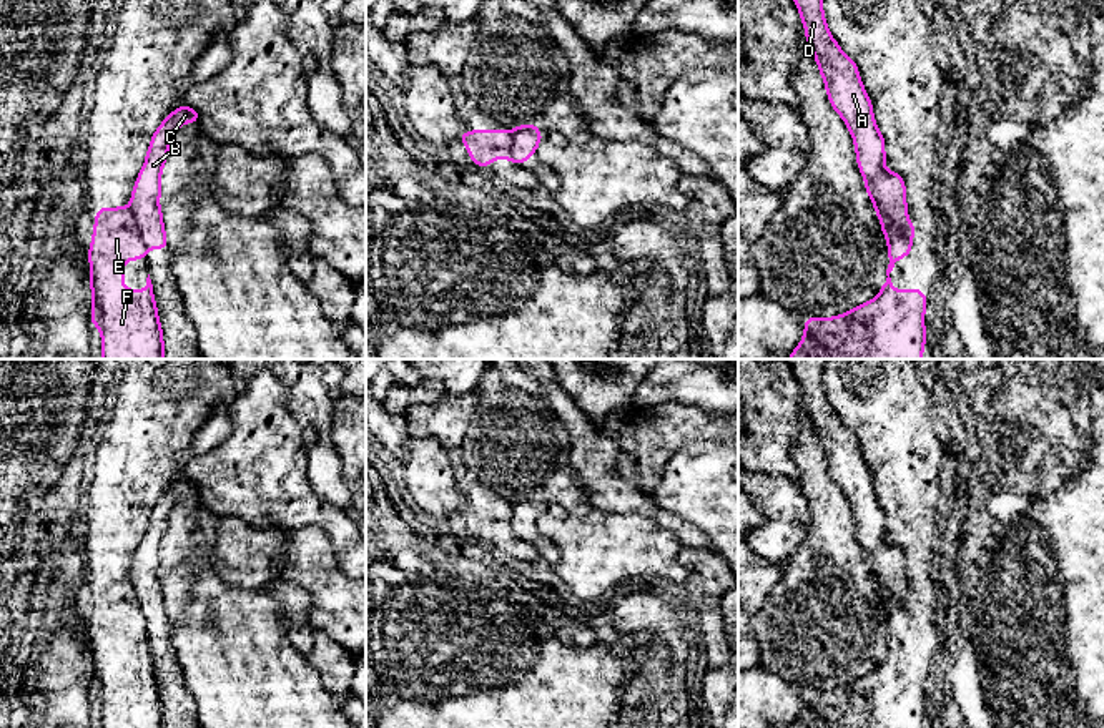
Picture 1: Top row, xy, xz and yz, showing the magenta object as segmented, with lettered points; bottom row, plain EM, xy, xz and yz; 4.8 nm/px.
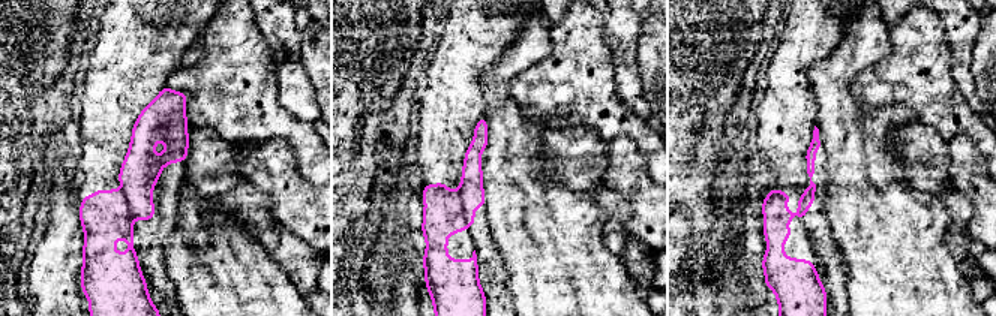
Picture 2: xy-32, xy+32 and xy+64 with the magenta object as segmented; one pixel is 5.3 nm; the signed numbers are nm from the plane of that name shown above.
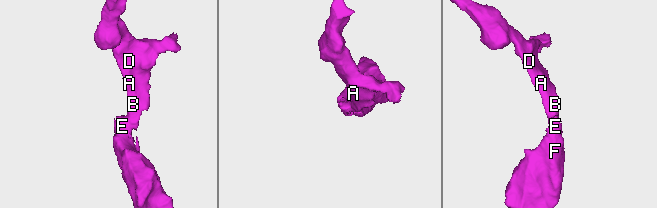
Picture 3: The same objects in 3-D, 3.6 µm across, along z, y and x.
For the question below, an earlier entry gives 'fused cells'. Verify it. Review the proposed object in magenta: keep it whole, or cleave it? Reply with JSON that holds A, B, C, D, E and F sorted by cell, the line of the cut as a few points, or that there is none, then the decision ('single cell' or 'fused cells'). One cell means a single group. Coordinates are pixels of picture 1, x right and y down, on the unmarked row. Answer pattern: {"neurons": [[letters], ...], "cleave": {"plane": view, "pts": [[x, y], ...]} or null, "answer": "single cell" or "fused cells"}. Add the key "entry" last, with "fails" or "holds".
{"neurons": [["A", "B", "C", "D"], ["E", "F"]], "cleave": {"plane": "xy", "pts": [[130, 580], [147, 620]]}, "answer": "fused cells", "entry": "holds"}

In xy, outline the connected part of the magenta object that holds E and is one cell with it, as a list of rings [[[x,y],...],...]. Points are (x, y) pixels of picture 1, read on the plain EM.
[[[131,580],[96,582],[86,630],[91,638],[91,696],[101,705],[101,728],[165,728],[150,647],[143,663],[121,657],[123,637],[146,632]]]

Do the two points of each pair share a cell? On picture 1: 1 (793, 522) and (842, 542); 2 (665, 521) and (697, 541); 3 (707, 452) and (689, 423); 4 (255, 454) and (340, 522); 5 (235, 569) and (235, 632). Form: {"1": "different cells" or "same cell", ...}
{"1": "different cells", "2": "same cell", "3": "different cells", "4": "same cell", "5": "different cells"}

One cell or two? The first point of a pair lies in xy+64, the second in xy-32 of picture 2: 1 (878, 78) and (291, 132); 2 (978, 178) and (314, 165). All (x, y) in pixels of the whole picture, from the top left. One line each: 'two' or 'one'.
1: one
2: two

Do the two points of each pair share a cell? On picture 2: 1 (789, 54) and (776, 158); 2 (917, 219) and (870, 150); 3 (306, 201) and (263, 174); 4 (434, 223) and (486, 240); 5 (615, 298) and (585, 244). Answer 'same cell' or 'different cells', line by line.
1: same cell
2: same cell
3: same cell
4: different cells
5: same cell

